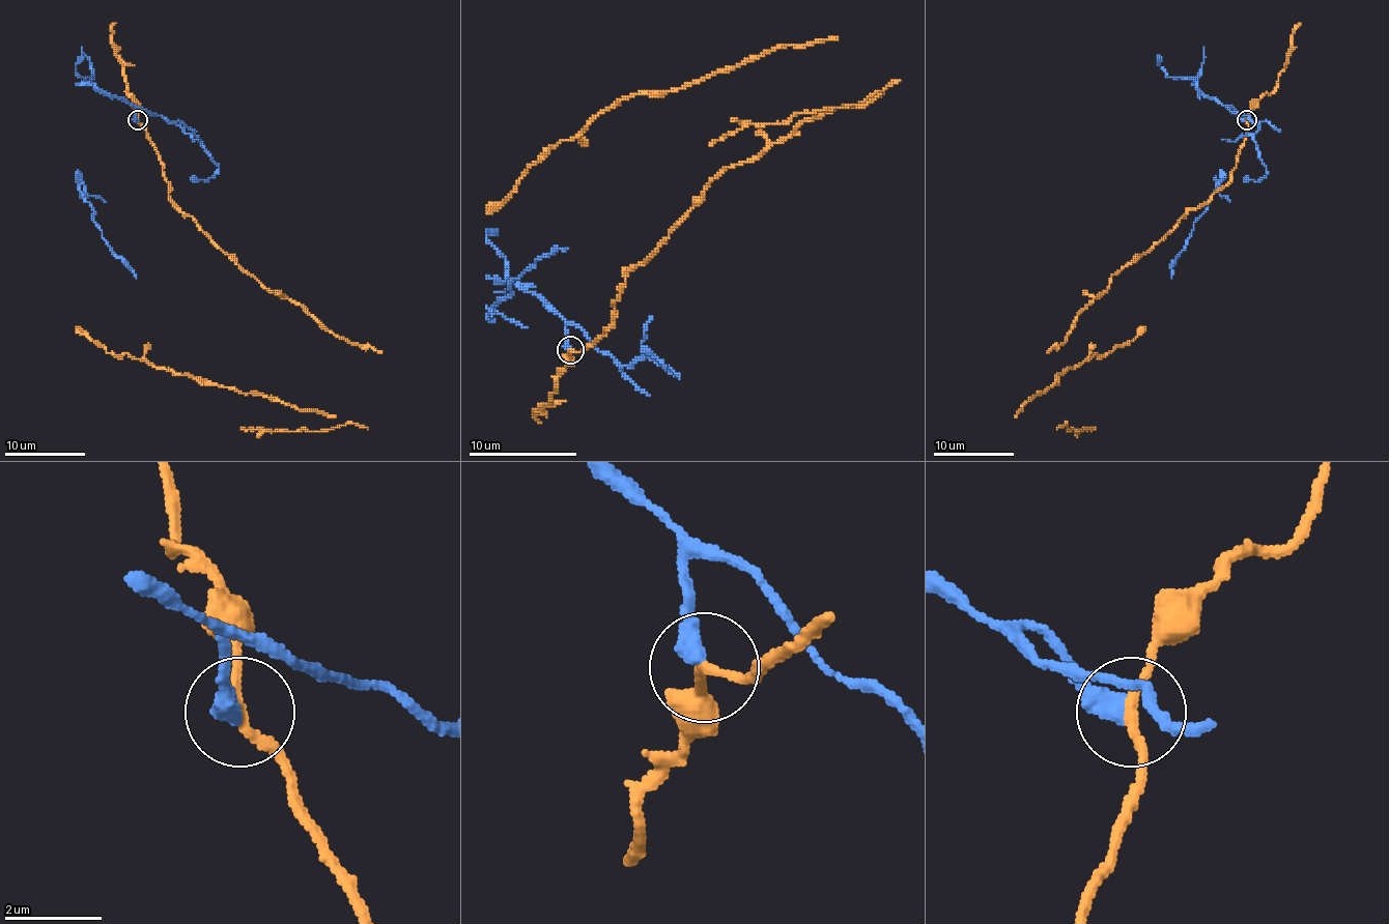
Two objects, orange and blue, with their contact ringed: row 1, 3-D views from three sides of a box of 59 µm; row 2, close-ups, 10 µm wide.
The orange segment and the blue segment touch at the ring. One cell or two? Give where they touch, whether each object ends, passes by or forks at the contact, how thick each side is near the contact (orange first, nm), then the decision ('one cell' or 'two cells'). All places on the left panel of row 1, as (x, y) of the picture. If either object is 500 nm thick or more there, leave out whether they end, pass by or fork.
place (138, 120); orange passes by; blue ends; calibres 190 and 460 nm; two cells

